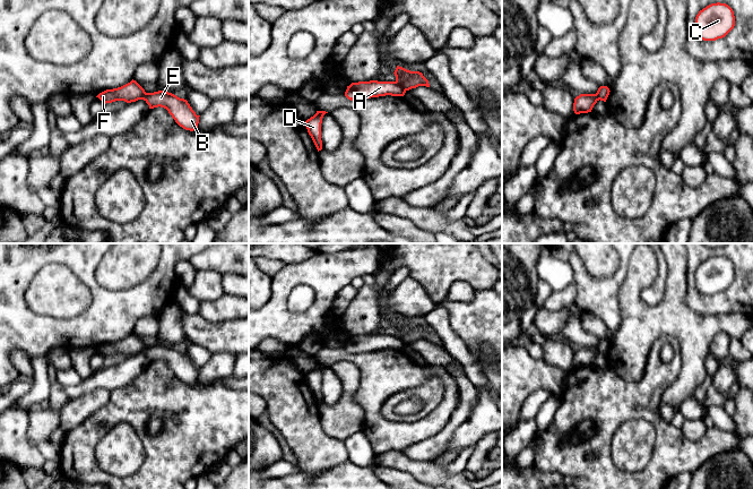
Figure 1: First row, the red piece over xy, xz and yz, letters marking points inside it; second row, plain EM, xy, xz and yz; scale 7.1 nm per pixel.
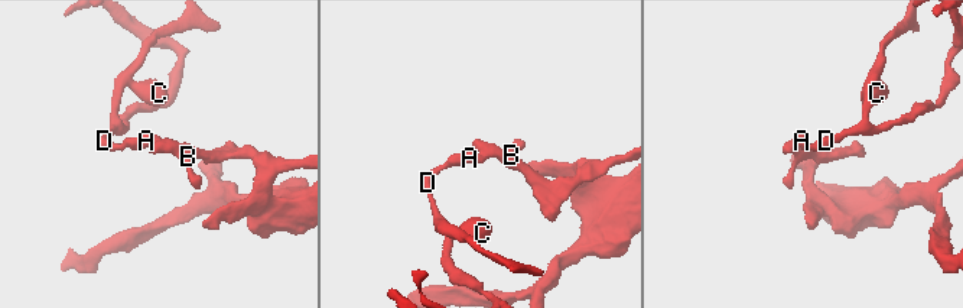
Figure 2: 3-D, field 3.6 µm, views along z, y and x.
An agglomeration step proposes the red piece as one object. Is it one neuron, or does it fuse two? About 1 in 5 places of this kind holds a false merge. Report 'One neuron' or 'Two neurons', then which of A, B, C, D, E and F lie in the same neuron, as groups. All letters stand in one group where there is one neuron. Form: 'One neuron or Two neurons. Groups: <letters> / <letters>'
Two neurons. Groups: A C D F / B E

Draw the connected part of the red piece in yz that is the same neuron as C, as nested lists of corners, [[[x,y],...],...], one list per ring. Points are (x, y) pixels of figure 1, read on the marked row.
[[[711,3],[695,17],[695,32],[703,41],[725,37],[735,26],[733,9],[726,3]]]

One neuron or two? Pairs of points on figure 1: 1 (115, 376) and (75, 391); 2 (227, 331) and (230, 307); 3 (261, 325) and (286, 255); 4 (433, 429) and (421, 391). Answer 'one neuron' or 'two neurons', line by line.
1: one neuron
2: two neurons
3: two neurons
4: two neurons

